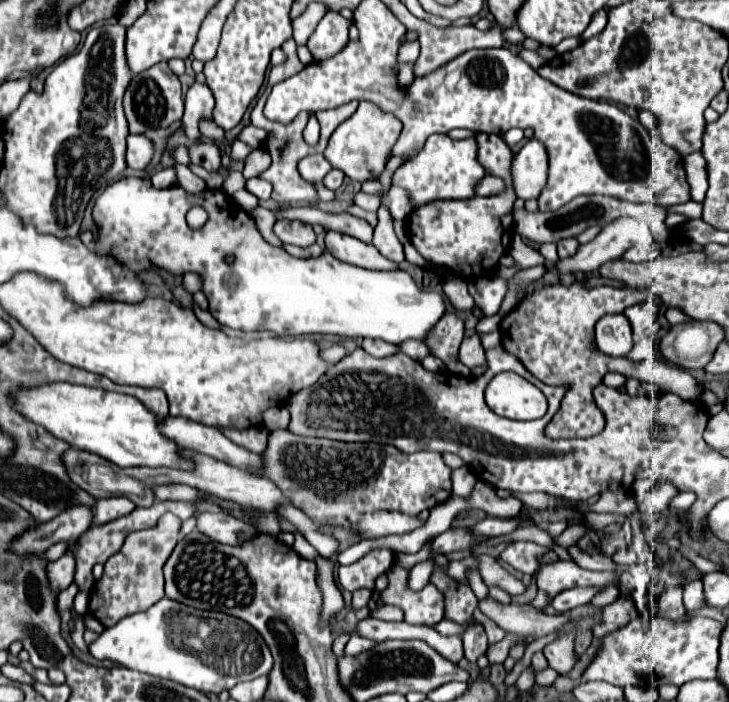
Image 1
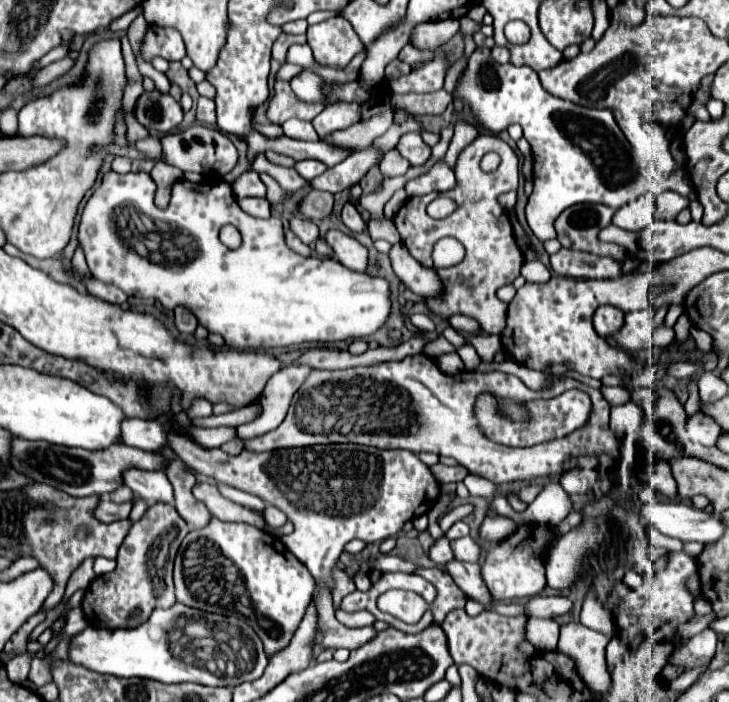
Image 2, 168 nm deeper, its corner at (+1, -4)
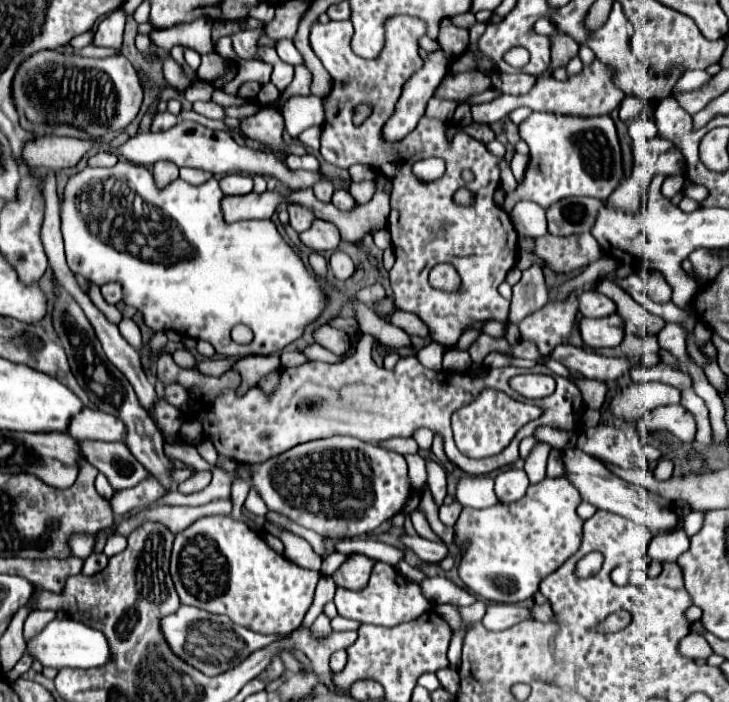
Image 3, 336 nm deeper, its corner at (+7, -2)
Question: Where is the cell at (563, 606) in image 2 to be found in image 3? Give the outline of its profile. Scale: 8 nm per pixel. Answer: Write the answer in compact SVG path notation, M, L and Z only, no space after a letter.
M489 604L487 612L483 616L483 626L487 630L505 630L513 624L519 624L521 620L531 618L529 610L519 604Z

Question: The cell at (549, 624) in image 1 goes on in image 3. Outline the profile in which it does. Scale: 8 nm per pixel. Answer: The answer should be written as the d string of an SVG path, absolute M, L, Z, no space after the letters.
M401 536L403 548L411 550L417 554L417 558L425 560L425 562L441 562L447 554L447 546L441 542L429 542L421 536Z

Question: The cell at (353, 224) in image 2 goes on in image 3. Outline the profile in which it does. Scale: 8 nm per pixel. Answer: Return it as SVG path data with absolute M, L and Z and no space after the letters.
M335 190L333 192L333 200L331 200L339 210L351 210L355 206L353 196L347 190Z

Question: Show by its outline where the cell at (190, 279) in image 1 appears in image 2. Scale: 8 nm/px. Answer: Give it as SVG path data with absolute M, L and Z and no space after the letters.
M177 306L175 308L175 324L177 324L179 332L193 334L197 328L197 318L189 310L185 310L185 306Z

